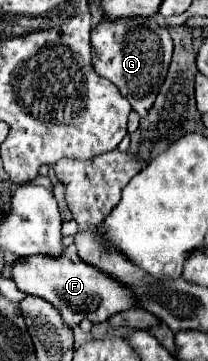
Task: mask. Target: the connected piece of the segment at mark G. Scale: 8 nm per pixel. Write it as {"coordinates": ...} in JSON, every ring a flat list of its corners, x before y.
{"coordinates":[[156,17,124,19,116,23,102,21,92,29,94,71,100,77,112,81,142,119,148,115,150,107,154,105,154,99,162,87,162,79,166,79,170,59,172,59,172,39,168,29,160,25]]}

